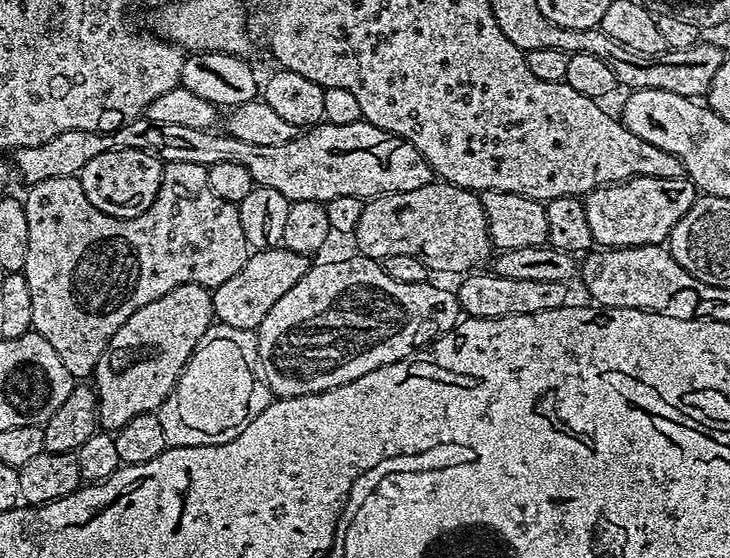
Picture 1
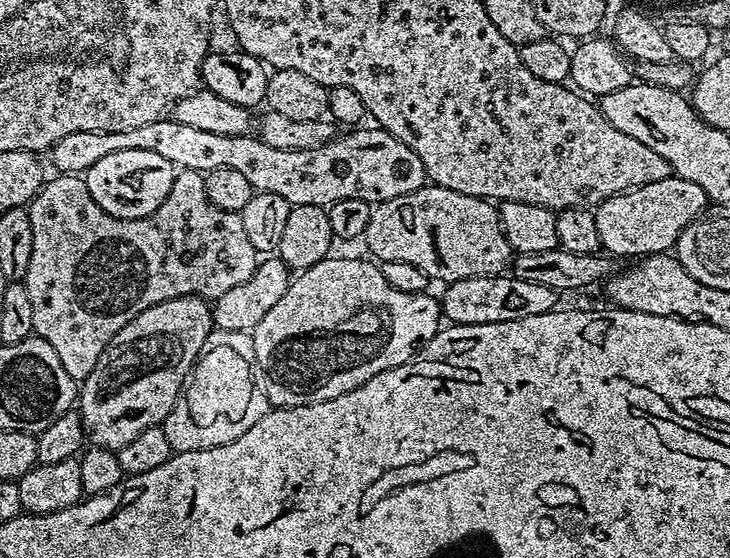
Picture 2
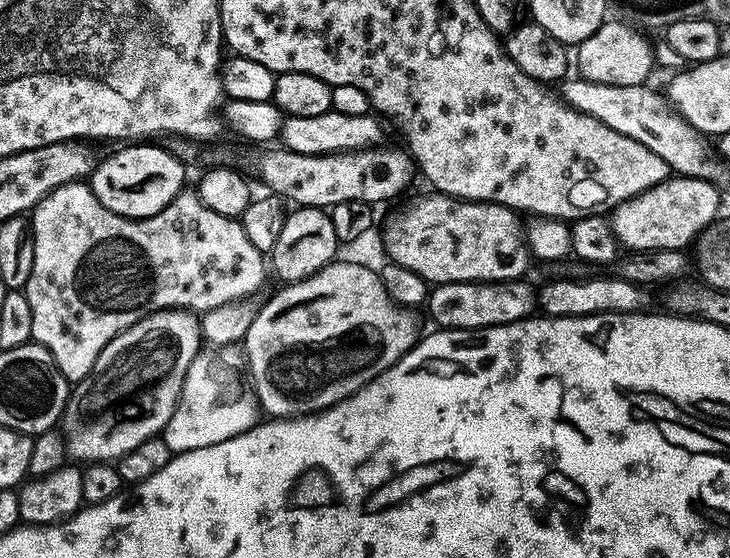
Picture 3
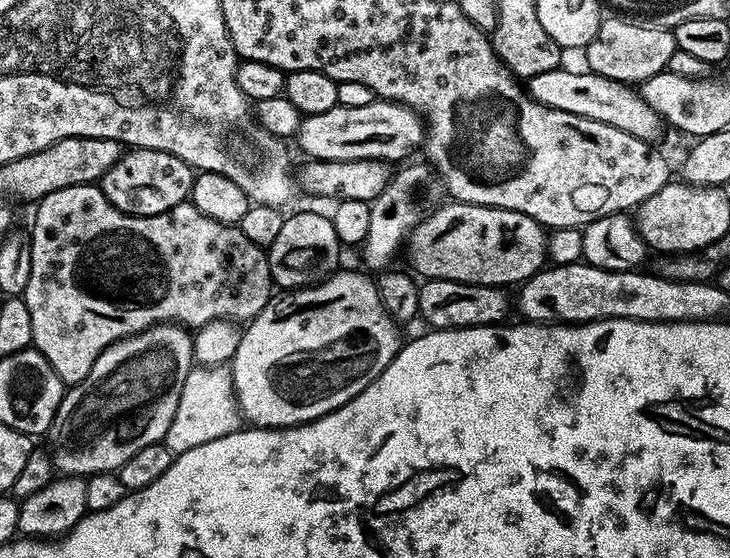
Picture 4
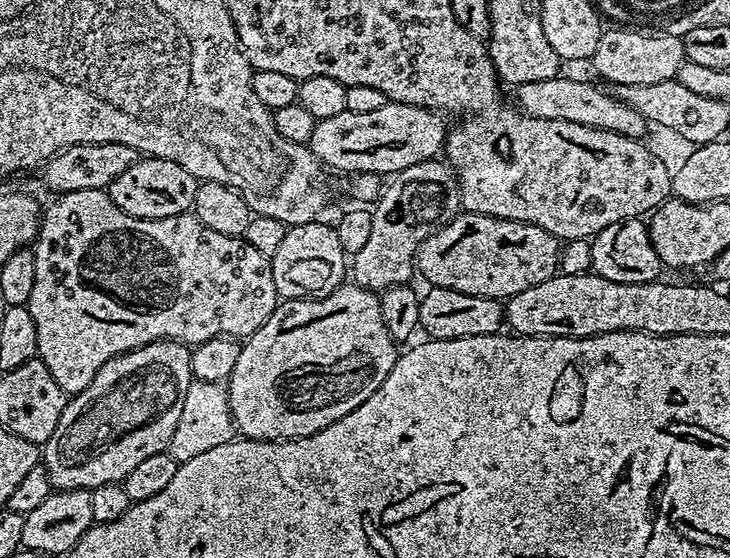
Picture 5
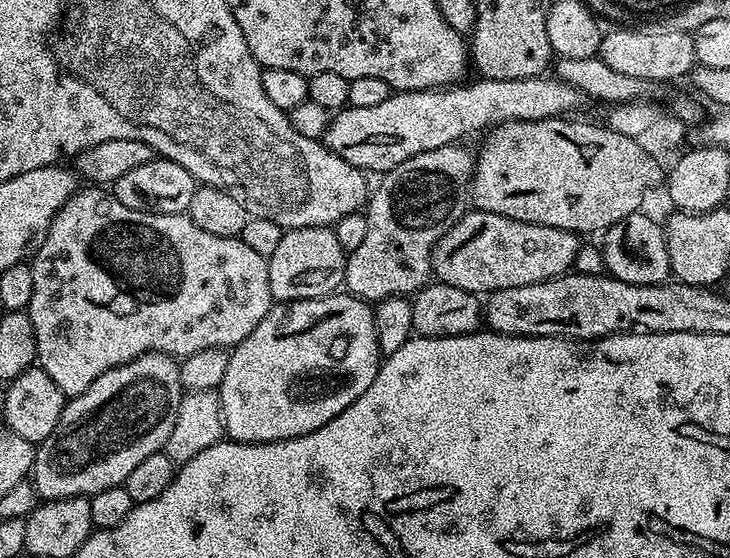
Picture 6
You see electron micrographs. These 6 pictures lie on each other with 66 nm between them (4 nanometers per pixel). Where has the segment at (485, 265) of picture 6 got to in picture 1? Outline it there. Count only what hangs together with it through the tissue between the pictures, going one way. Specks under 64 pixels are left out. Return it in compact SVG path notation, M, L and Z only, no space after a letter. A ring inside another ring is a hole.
M433 182L418 190L386 192L383 196L371 197L364 205L362 218L358 218L354 239L356 239L355 251L370 260L383 262L390 254L410 254L416 256L433 273L471 273L479 269L476 267L489 255L488 260L494 252L481 197L469 188L459 188L457 184L447 182Z

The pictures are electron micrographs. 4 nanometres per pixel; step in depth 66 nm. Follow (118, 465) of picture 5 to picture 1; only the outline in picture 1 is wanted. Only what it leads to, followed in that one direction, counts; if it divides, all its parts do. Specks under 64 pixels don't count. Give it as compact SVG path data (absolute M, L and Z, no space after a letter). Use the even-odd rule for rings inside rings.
M197 284L178 286L130 314L114 338L110 338L108 348L96 364L94 387L99 427L115 430L126 426L130 418L138 418L138 414L159 410L202 334L213 322L212 293Z

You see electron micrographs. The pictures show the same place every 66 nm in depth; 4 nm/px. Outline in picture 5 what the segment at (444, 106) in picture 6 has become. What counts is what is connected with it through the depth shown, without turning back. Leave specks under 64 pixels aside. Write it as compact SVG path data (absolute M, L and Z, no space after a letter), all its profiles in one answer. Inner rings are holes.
M558 74L554 78L546 78L542 82L526 82L515 89L515 99L519 107L531 113L532 116L547 120L566 120L578 122L595 128L605 128L623 136L633 138L643 137L646 119L634 106L620 100L611 91L603 92L596 84L588 80L571 80L565 74ZM386 102L378 106L378 110L365 112L349 112L347 110L334 114L330 118L322 118L316 122L311 134L308 136L307 145L312 149L316 159L321 165L332 168L341 168L347 174L358 172L374 172L377 174L395 174L401 172L406 166L417 164L423 160L431 160L442 148L442 128L440 120L431 108L419 108L416 104L397 104Z

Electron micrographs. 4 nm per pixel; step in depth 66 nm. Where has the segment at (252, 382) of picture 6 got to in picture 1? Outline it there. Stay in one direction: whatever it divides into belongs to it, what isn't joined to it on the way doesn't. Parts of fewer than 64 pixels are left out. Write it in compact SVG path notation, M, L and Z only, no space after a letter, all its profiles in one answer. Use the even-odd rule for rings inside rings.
M352 254L349 260L332 260L329 264L313 263L309 267L308 273L293 288L286 290L286 294L282 294L282 298L278 298L278 302L274 302L274 306L270 306L270 314L266 314L266 318L262 318L258 329L260 367L264 370L264 381L268 384L268 389L272 391L273 397L309 396L337 388L346 382L354 382L354 378L362 378L362 374L370 374L370 370L378 370L378 366L386 366L390 362L398 362L402 358L414 355L419 349L431 344L444 333L452 331L462 319L460 303L456 301L455 291L451 287L449 289L439 288L438 285L432 283L407 284L406 282L398 282L394 278L390 278L390 274L386 274L381 261L370 260L367 256L359 254ZM283 364L288 364L284 368L284 372L288 376L280 376L280 367Z

